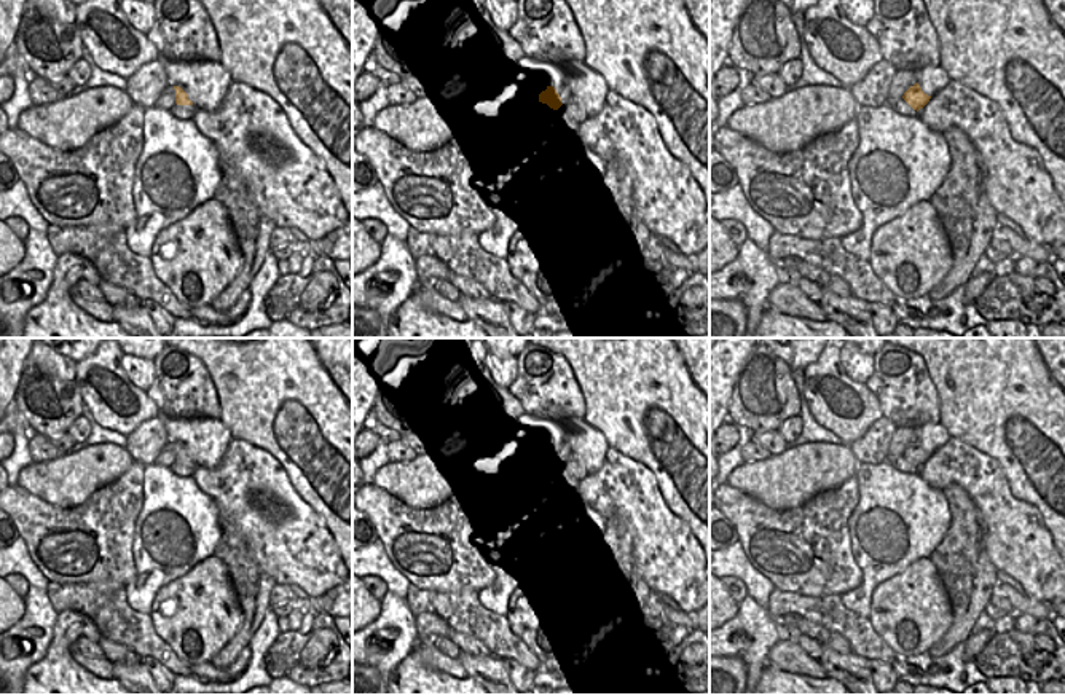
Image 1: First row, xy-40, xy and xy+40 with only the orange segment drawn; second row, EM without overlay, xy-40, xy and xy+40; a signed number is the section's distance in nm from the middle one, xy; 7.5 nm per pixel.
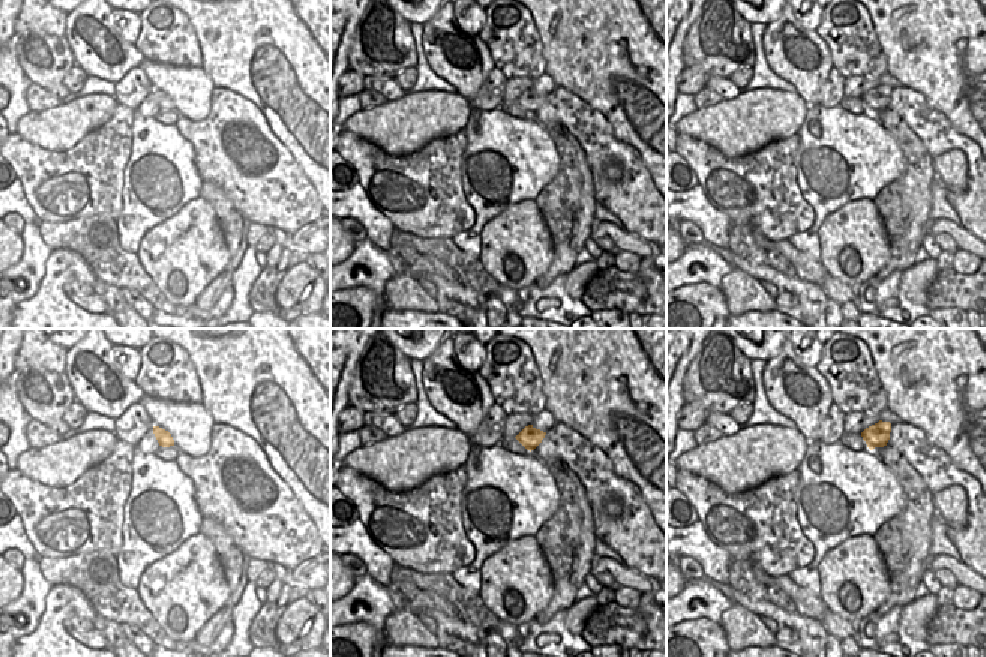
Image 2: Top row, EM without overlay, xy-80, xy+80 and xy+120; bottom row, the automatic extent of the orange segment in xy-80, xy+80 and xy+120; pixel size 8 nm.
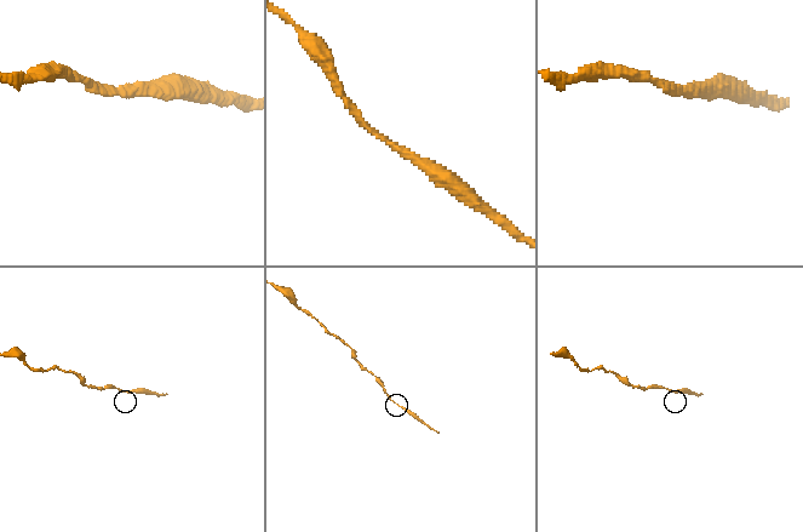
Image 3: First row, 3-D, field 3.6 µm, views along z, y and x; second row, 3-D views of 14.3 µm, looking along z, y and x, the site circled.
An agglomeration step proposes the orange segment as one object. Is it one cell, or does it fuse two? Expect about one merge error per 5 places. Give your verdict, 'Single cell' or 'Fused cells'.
Single cell

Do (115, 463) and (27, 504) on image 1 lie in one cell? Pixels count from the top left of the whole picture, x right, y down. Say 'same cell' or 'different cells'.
different cells

